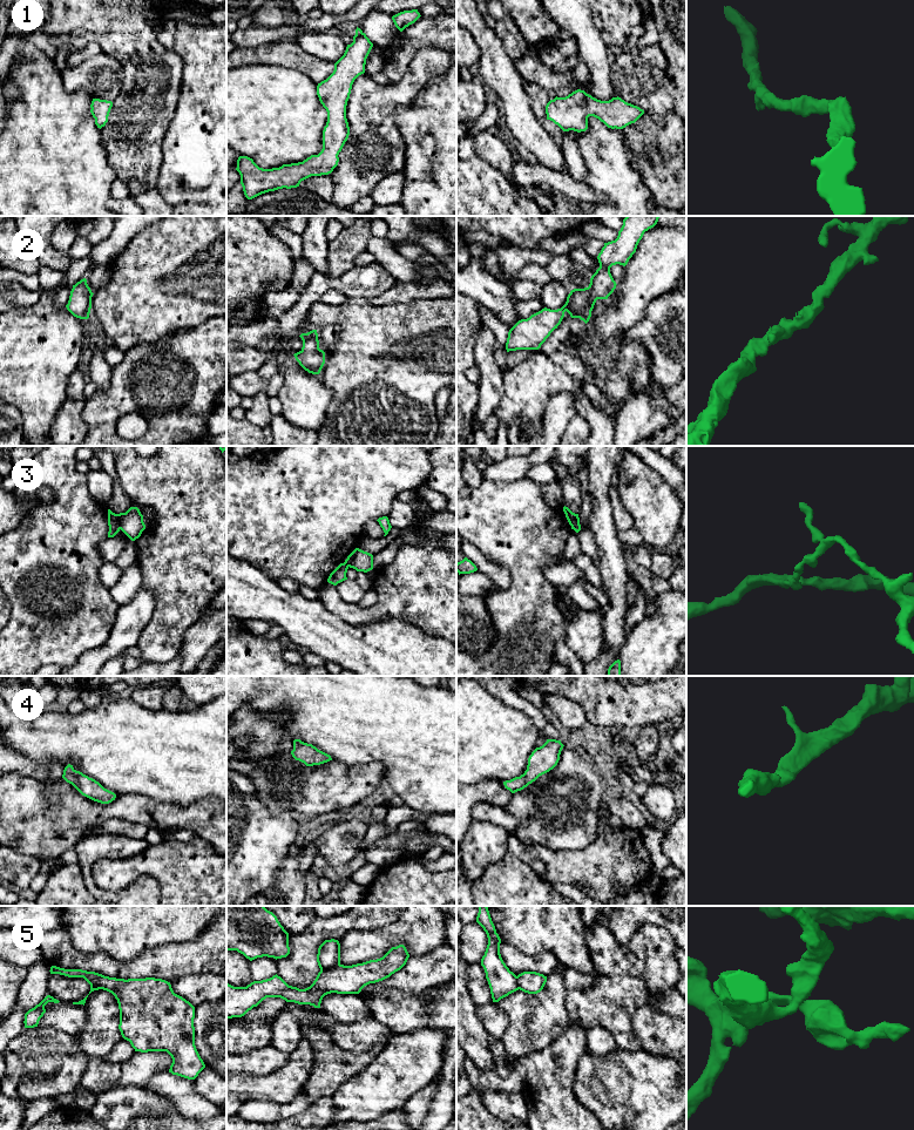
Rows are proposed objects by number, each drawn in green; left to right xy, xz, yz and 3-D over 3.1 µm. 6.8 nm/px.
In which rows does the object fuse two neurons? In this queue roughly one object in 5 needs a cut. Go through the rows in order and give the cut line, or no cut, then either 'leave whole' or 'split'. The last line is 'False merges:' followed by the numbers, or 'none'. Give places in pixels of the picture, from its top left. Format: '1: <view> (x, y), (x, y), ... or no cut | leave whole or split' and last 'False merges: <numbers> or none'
1: no cut | leave whole
2: no cut | leave whole
3: xy (116, 514), (120, 528) | split
4: no cut | leave whole
5: xz (339, 962), (332, 967), (320, 969) | split
False merges: 3, 5

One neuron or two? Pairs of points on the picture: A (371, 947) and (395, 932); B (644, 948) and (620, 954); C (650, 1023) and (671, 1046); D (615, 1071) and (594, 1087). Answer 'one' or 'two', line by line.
A: one
B: two
C: one
D: one

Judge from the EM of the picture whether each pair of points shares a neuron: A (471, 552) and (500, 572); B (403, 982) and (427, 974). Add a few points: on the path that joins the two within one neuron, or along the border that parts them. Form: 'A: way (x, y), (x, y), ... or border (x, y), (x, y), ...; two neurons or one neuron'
A: way (478, 559), (493, 570); one neuron
B: way (408, 979), (414, 979), (421, 974); one neuron

